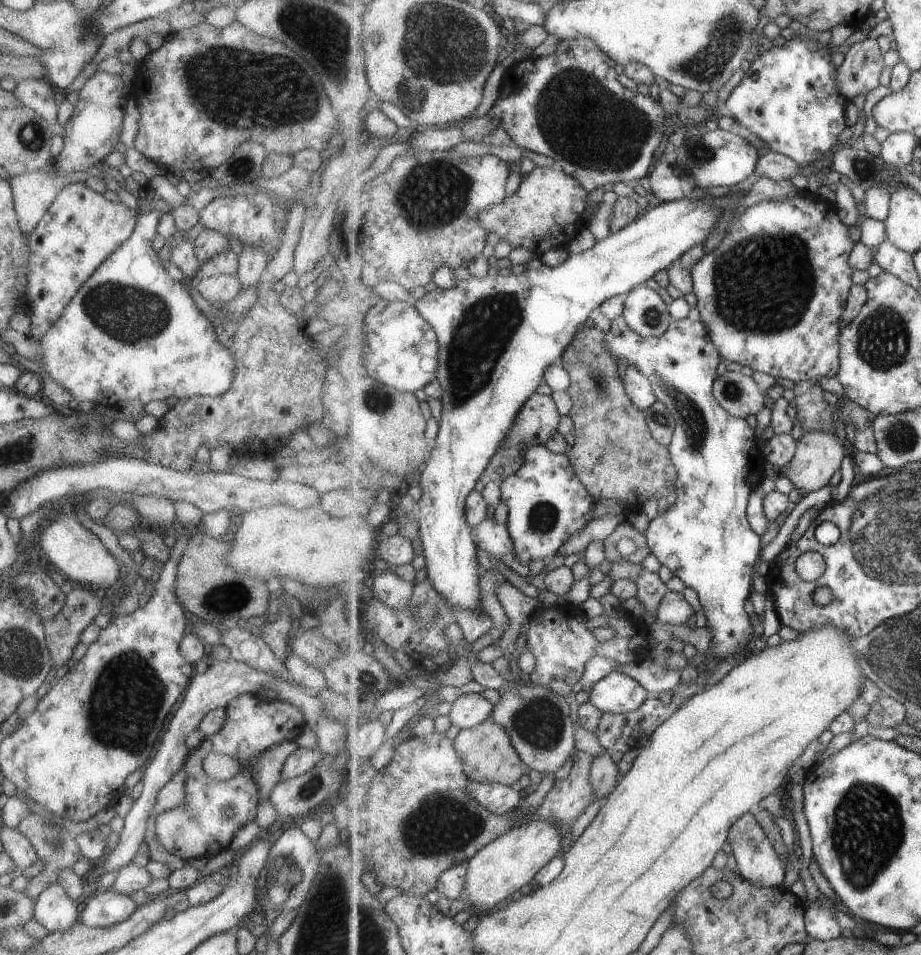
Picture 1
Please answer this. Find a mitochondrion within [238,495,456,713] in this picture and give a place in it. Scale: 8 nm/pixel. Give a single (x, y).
(371, 679)

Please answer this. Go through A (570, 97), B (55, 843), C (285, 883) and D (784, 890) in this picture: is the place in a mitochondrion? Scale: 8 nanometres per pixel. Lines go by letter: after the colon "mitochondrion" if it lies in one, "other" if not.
A: mitochondrion
B: mitochondrion
C: mitochondrion
D: other

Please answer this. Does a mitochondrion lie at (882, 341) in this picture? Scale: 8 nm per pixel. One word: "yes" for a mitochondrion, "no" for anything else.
yes

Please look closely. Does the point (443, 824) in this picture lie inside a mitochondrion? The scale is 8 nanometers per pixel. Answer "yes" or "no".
yes

